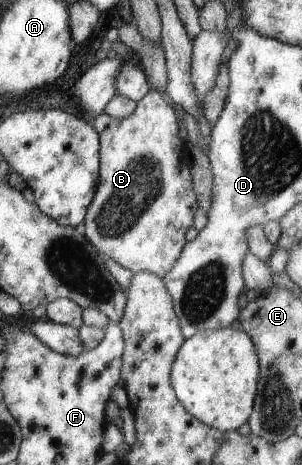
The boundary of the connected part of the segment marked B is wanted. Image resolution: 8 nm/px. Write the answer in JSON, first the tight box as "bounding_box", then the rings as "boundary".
{"bounding_box":[85,91,199,278],"boundary":[[[150,91],[137,102],[134,112],[125,119],[117,119],[106,113],[92,122],[99,134],[98,184],[88,216],[85,217],[85,237],[108,259],[112,259],[133,273],[148,271],[163,278],[170,272],[185,248],[186,231],[194,222],[199,206],[190,176],[190,154],[178,136],[178,118],[174,108],[160,96]]]}

